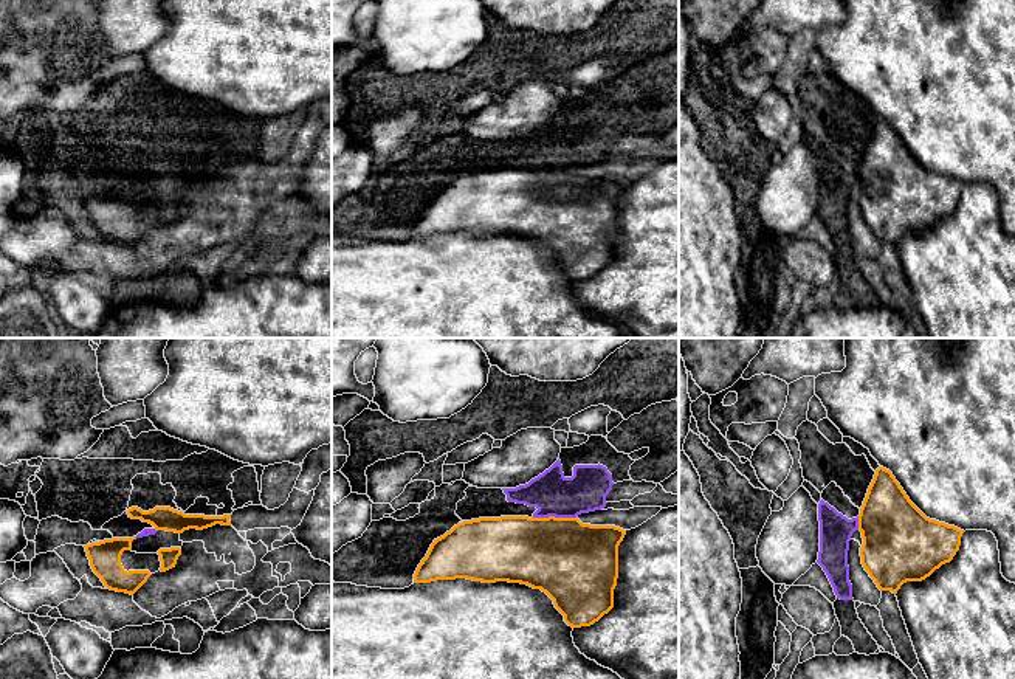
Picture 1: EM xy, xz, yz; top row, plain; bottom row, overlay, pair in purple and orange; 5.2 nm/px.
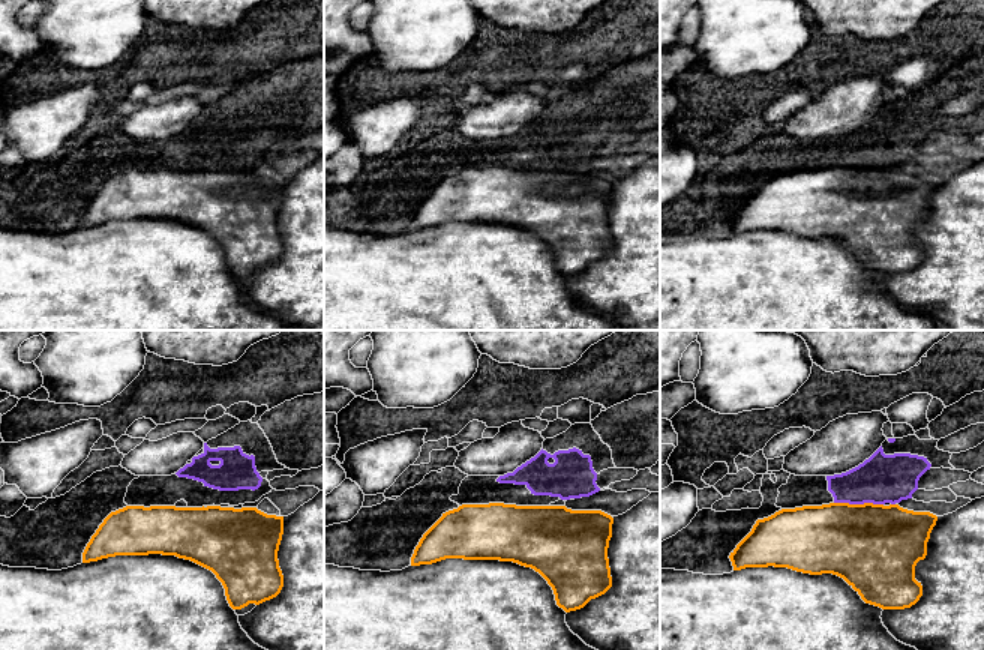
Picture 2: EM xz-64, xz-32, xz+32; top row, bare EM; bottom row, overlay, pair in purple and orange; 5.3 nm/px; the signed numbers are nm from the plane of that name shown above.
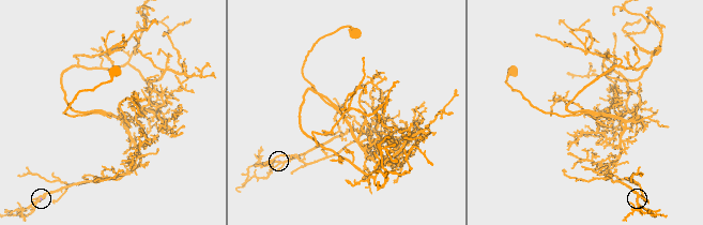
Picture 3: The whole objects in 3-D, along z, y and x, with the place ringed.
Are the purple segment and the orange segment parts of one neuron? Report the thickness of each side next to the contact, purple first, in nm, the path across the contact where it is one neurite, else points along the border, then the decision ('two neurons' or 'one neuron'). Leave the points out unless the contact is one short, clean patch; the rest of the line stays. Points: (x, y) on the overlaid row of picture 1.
220/420 nm | two neurons

